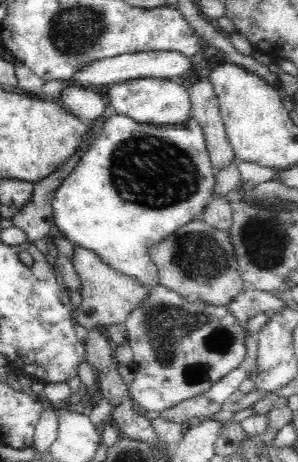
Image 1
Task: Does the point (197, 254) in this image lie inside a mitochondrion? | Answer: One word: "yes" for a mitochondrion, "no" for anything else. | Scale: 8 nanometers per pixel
yes

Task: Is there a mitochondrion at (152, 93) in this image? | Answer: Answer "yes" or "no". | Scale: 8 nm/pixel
no

